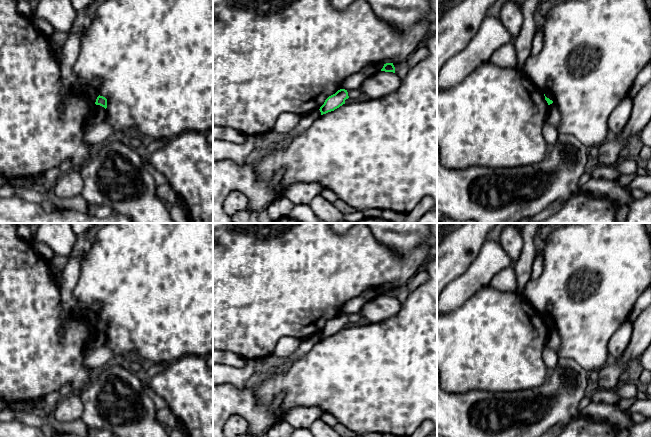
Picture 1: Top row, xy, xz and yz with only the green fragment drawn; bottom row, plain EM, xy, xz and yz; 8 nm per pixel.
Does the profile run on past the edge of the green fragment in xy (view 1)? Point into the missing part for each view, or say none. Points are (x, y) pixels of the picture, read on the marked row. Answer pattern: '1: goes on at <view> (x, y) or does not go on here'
1: does not go on here

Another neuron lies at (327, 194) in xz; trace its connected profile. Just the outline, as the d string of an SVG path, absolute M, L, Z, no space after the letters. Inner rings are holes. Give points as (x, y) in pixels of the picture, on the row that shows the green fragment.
M324 189L320 195L331 203L338 199L337 195L329 189Z

